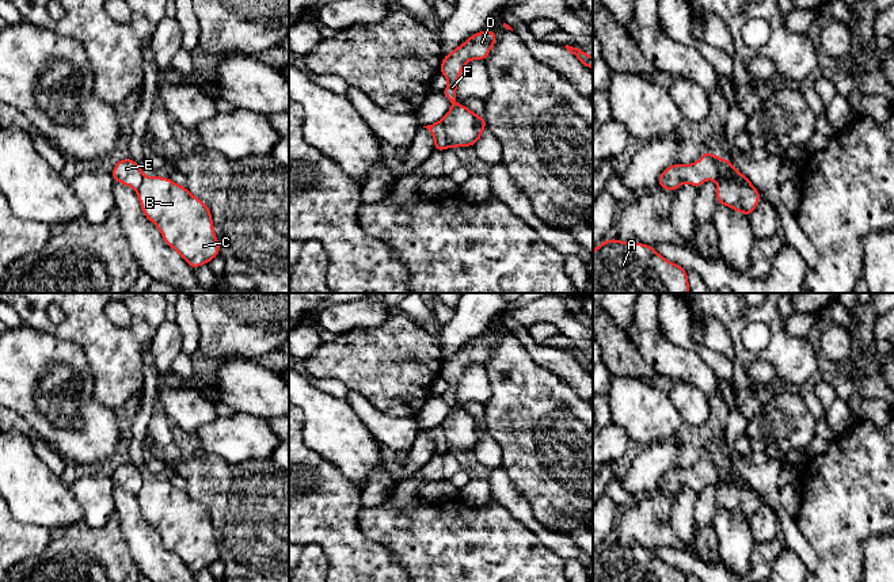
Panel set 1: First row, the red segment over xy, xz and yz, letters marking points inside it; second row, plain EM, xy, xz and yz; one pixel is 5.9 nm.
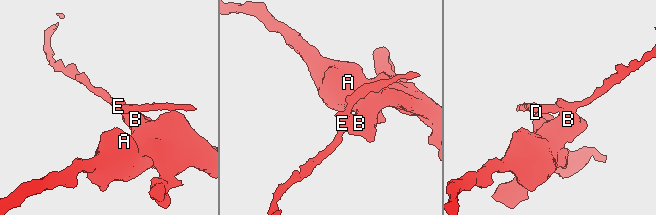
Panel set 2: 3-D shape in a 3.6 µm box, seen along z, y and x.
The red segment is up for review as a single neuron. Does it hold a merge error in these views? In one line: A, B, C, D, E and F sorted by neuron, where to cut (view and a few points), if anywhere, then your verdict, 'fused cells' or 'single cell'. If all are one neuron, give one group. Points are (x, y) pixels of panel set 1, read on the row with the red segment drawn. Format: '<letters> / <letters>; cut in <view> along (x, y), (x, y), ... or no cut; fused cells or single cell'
A B C / D E F; cut in yz along (718, 181), (750, 185); fused cells

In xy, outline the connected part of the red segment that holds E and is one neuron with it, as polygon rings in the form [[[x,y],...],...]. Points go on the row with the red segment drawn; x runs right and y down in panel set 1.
[[[132,157],[122,159],[115,163],[111,171],[114,182],[126,185],[137,190],[144,179],[142,167],[138,166]]]

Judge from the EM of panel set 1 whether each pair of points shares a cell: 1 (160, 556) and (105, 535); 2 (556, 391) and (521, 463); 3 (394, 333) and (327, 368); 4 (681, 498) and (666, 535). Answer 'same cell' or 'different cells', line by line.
1: different cells
2: same cell
3: same cell
4: different cells

